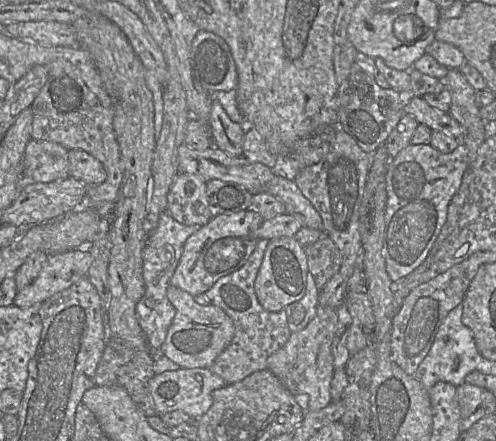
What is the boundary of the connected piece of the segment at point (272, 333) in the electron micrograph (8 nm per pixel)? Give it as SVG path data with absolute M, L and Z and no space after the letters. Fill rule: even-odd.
M267 239L258 240L253 253L240 269L218 279L205 293L194 296L198 304L217 306L233 321L234 336L231 342L208 368L227 384L242 381L256 371L266 370L268 357L283 347L292 333L288 327L286 311L265 310L255 294L254 283L268 242Z

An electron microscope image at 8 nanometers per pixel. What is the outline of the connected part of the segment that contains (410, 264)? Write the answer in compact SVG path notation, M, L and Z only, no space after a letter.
M462 143L446 154L430 144L410 144L390 160L385 174L387 202L382 256L392 282L406 277L426 260L447 220L448 205L468 168L468 150Z

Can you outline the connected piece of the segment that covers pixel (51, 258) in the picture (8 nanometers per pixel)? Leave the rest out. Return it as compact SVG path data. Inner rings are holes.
M87 246L48 255L35 280L17 291L13 305L19 308L28 308L35 304L42 304L78 280L88 277L92 261L93 258Z

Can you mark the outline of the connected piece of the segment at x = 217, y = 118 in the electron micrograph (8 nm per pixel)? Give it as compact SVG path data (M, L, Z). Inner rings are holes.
M216 100L212 101L207 125L212 138L212 145L235 157L243 155L242 144L245 130L241 124L230 120Z

